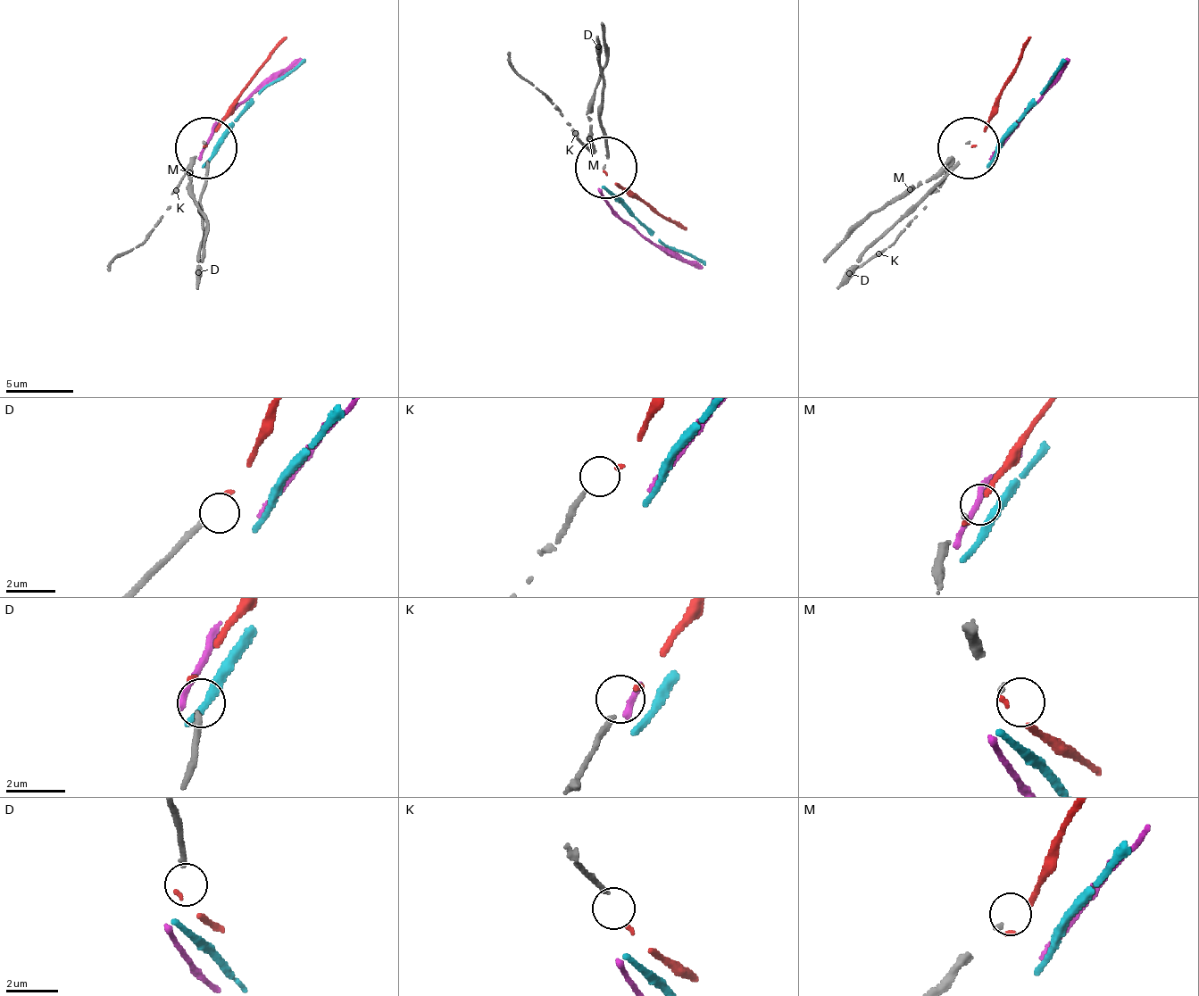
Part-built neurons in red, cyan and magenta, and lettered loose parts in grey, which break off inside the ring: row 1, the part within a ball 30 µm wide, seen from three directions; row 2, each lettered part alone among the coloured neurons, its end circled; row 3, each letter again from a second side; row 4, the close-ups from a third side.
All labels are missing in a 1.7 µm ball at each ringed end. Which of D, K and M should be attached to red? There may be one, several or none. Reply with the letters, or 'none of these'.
none of these

